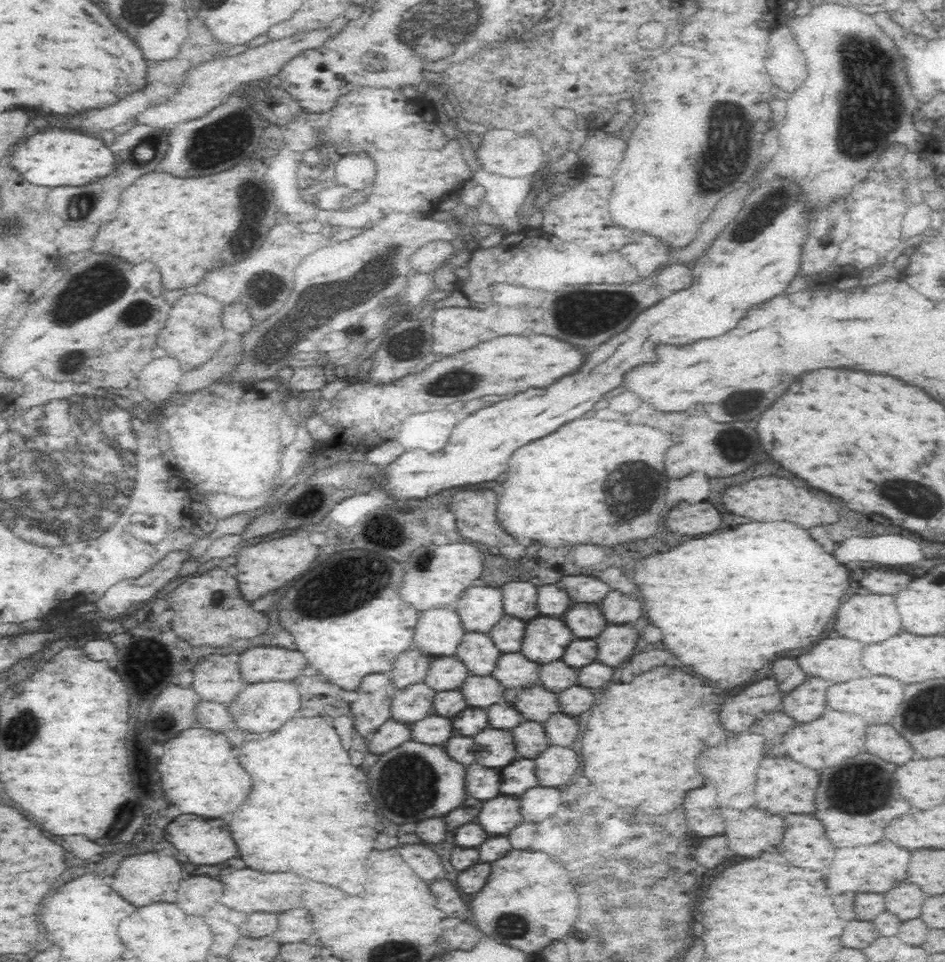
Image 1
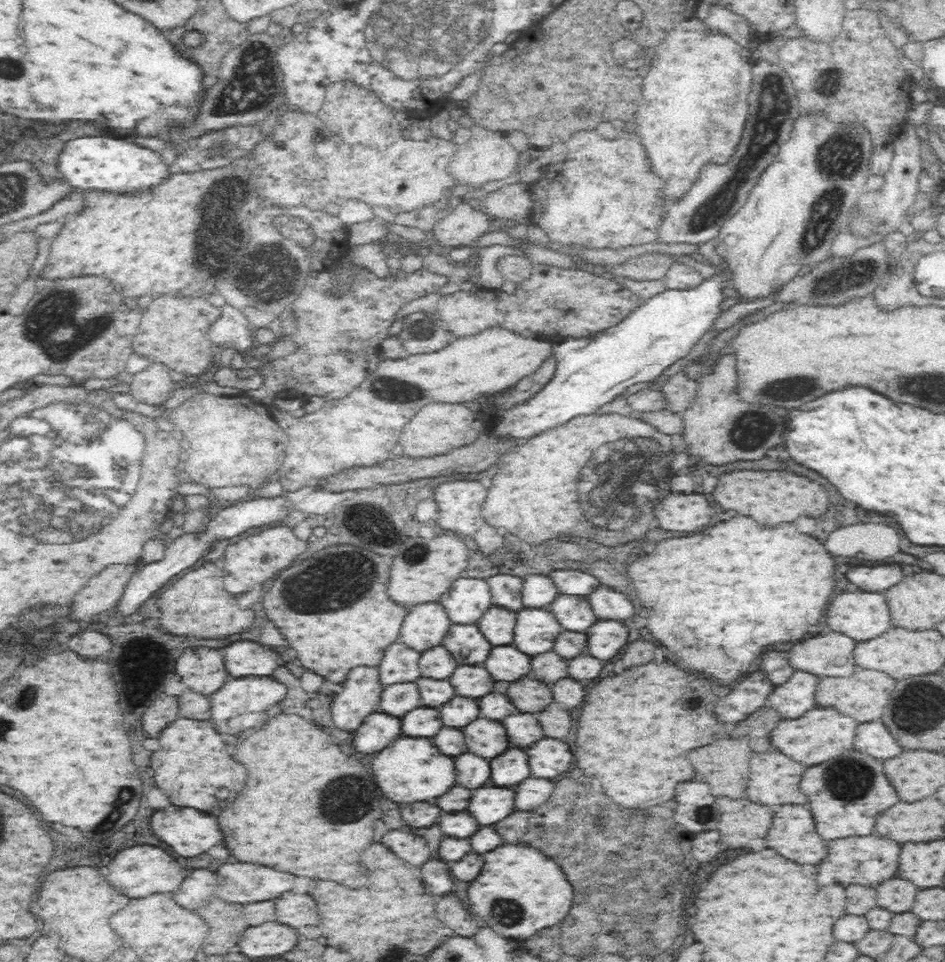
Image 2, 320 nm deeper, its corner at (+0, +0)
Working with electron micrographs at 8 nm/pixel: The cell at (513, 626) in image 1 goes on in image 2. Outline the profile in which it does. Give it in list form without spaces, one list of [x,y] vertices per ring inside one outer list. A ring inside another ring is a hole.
[[[493,605],[476,625],[493,647],[508,646],[514,643],[516,620],[517,613],[514,611]]]

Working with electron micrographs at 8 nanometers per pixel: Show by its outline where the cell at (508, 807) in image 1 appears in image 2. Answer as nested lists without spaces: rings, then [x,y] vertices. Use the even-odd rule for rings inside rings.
[[[489,785],[471,790],[468,811],[480,826],[493,826],[516,811],[514,789]]]

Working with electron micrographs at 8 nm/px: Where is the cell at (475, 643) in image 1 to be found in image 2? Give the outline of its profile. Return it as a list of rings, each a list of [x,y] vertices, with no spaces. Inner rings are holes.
[[[452,625],[442,645],[460,665],[482,665],[493,646],[477,625]]]

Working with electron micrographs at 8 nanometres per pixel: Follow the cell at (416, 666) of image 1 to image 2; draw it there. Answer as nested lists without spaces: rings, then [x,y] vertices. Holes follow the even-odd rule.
[[[397,642],[385,650],[386,658],[378,666],[380,682],[394,685],[402,682],[415,682],[420,678],[419,660],[421,653],[408,645]]]

